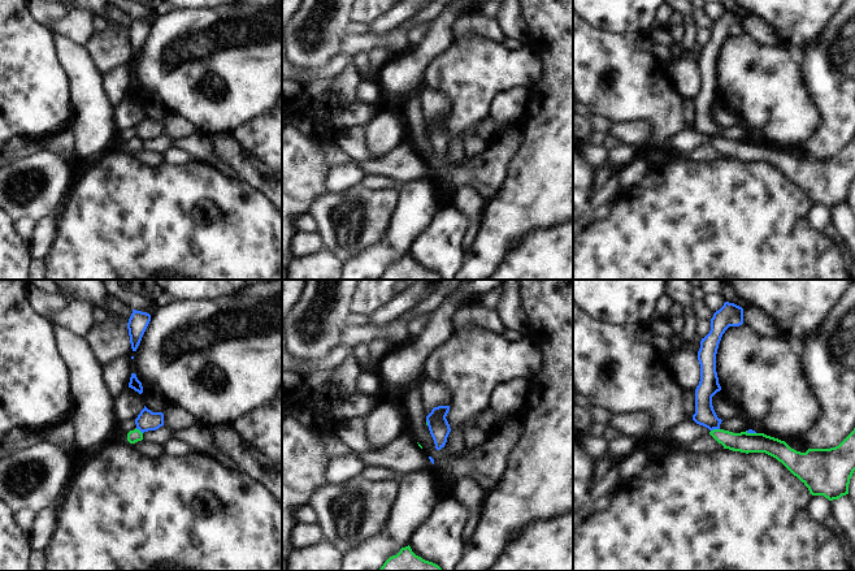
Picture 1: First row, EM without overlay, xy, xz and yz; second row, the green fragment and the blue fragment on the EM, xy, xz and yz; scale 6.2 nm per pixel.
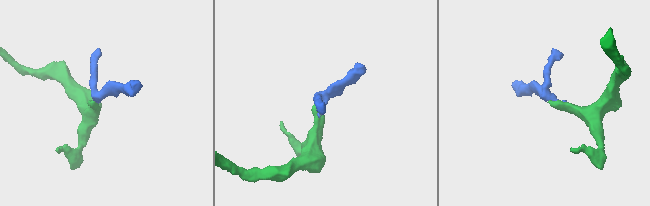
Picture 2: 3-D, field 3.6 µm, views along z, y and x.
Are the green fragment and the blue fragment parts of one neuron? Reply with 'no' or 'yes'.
no

